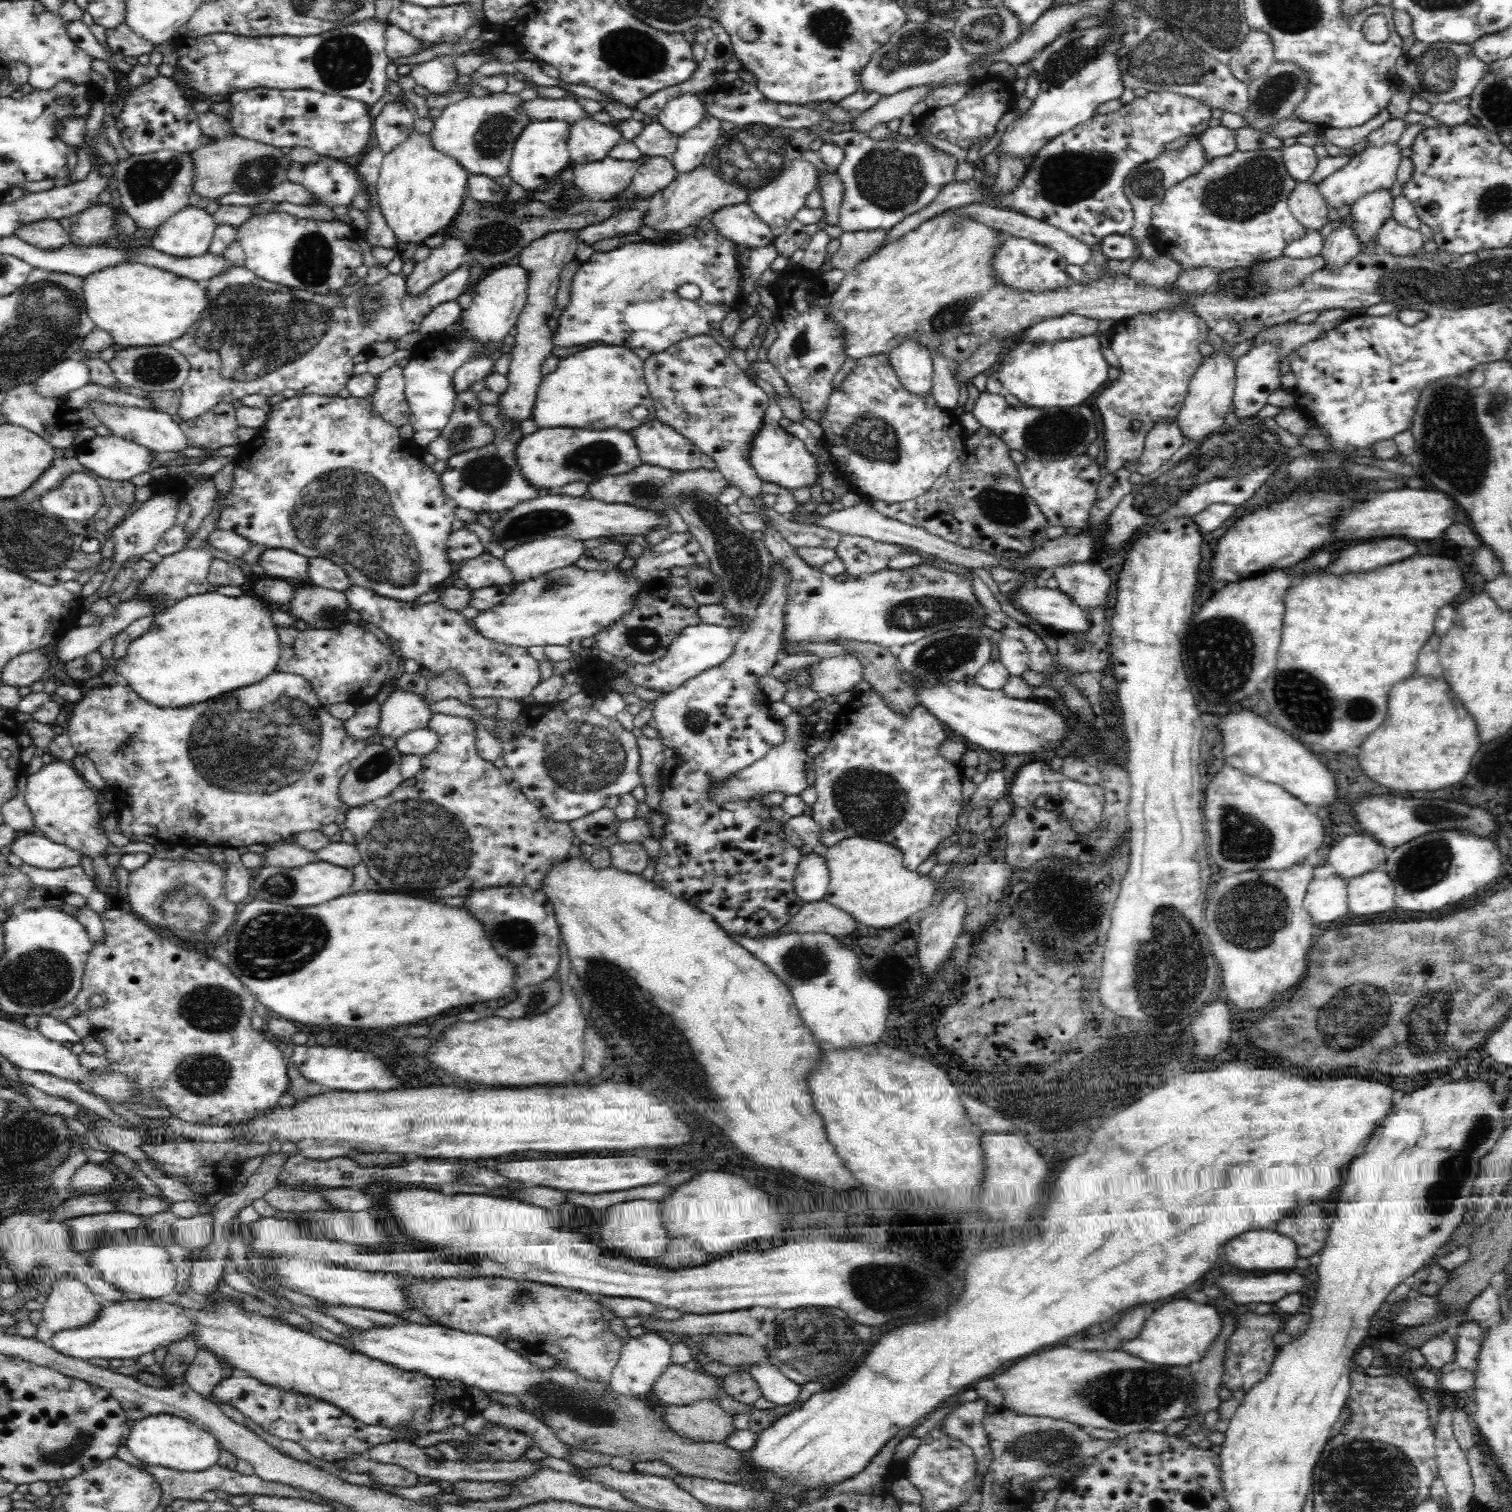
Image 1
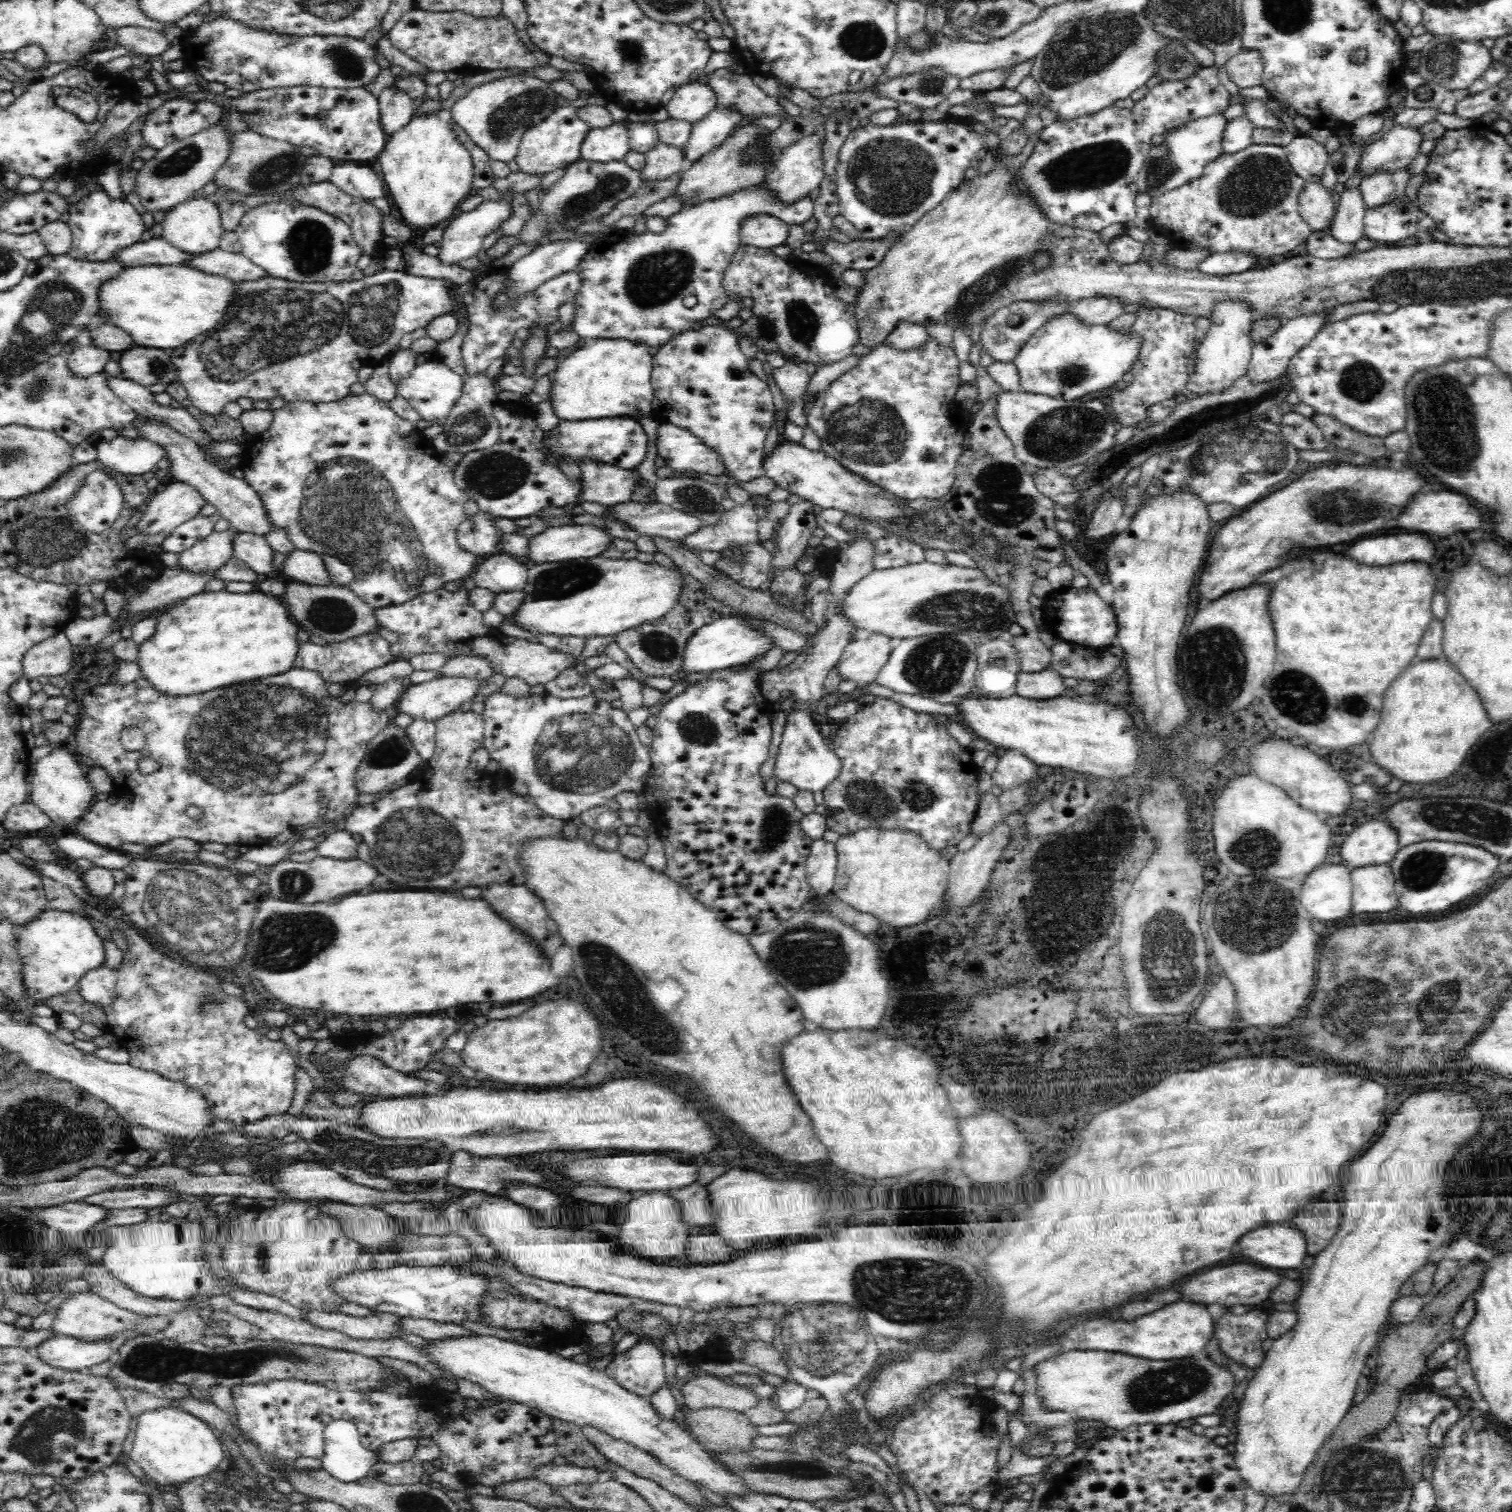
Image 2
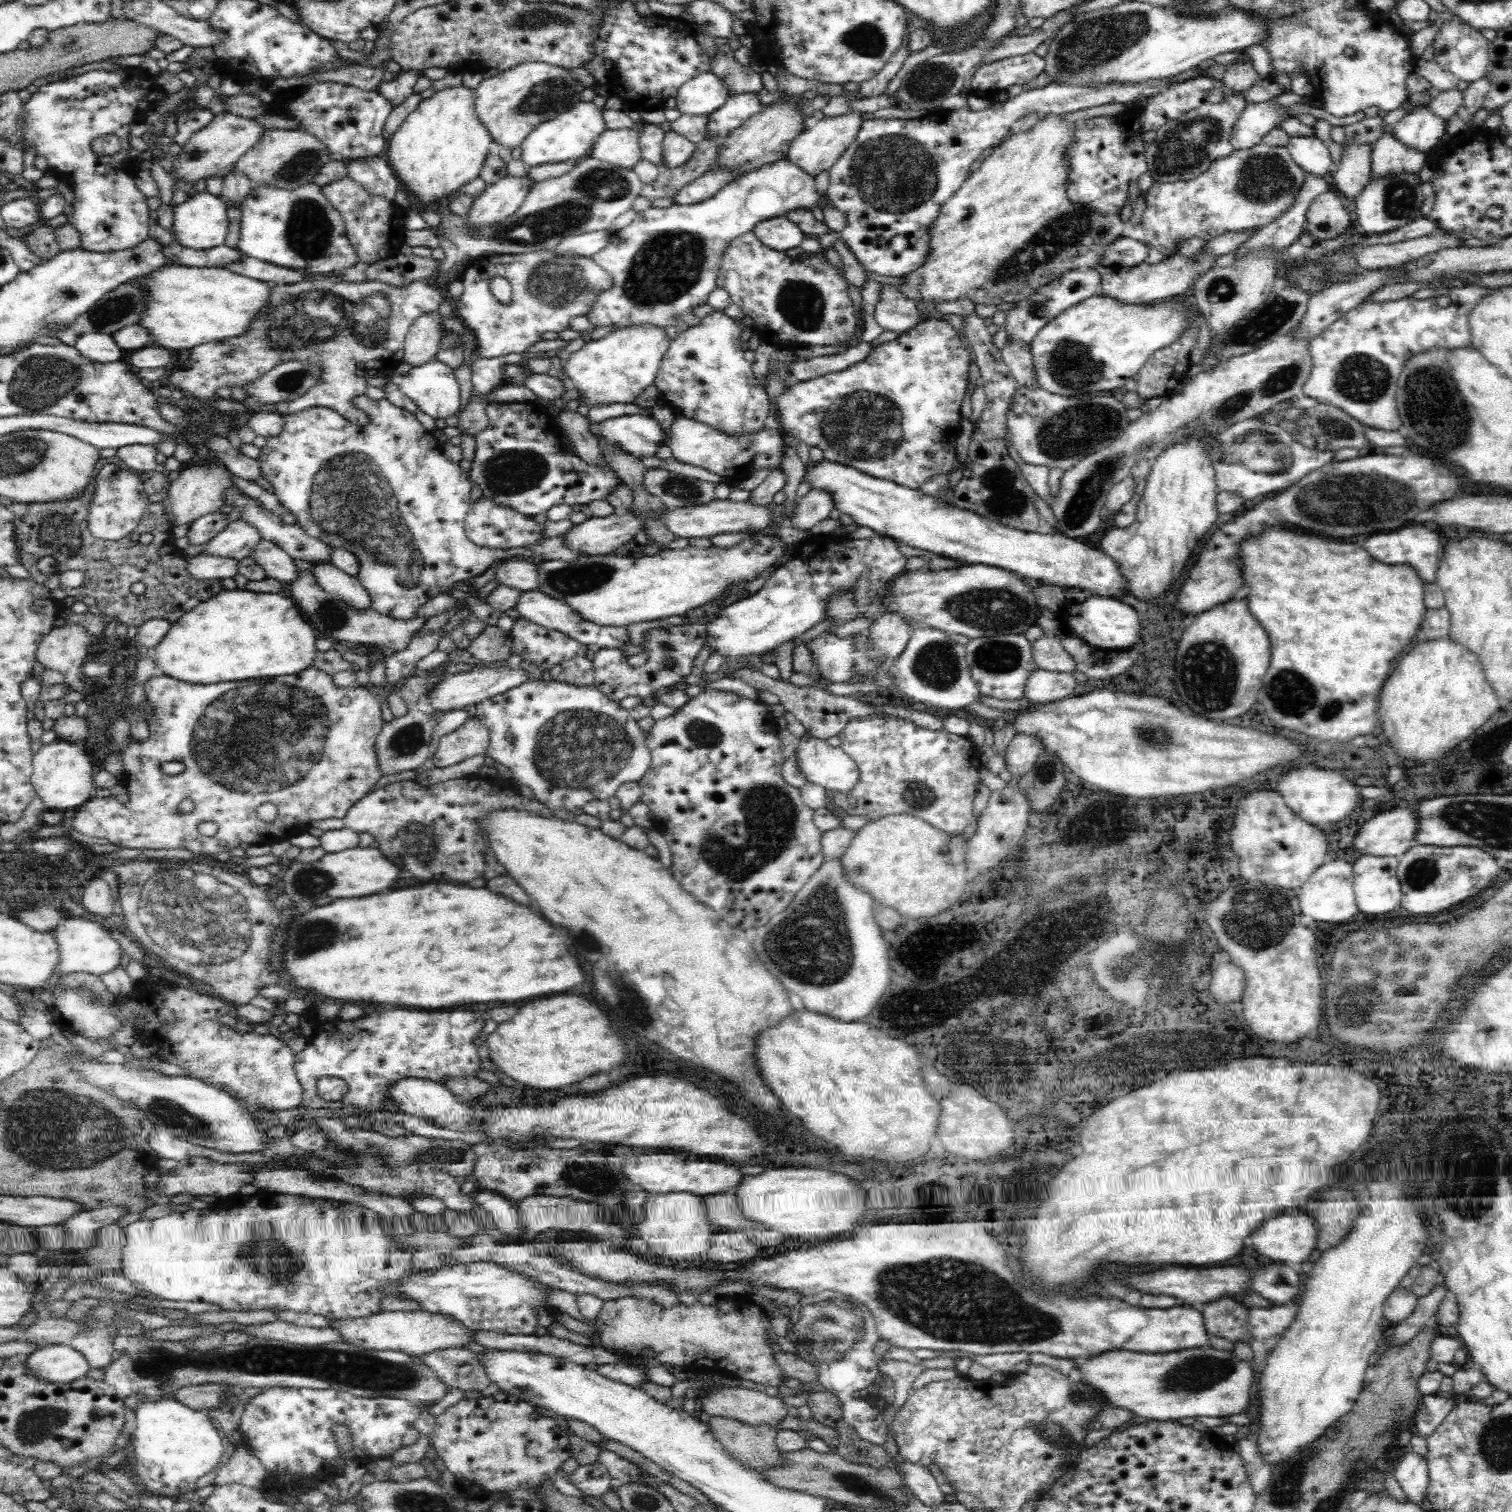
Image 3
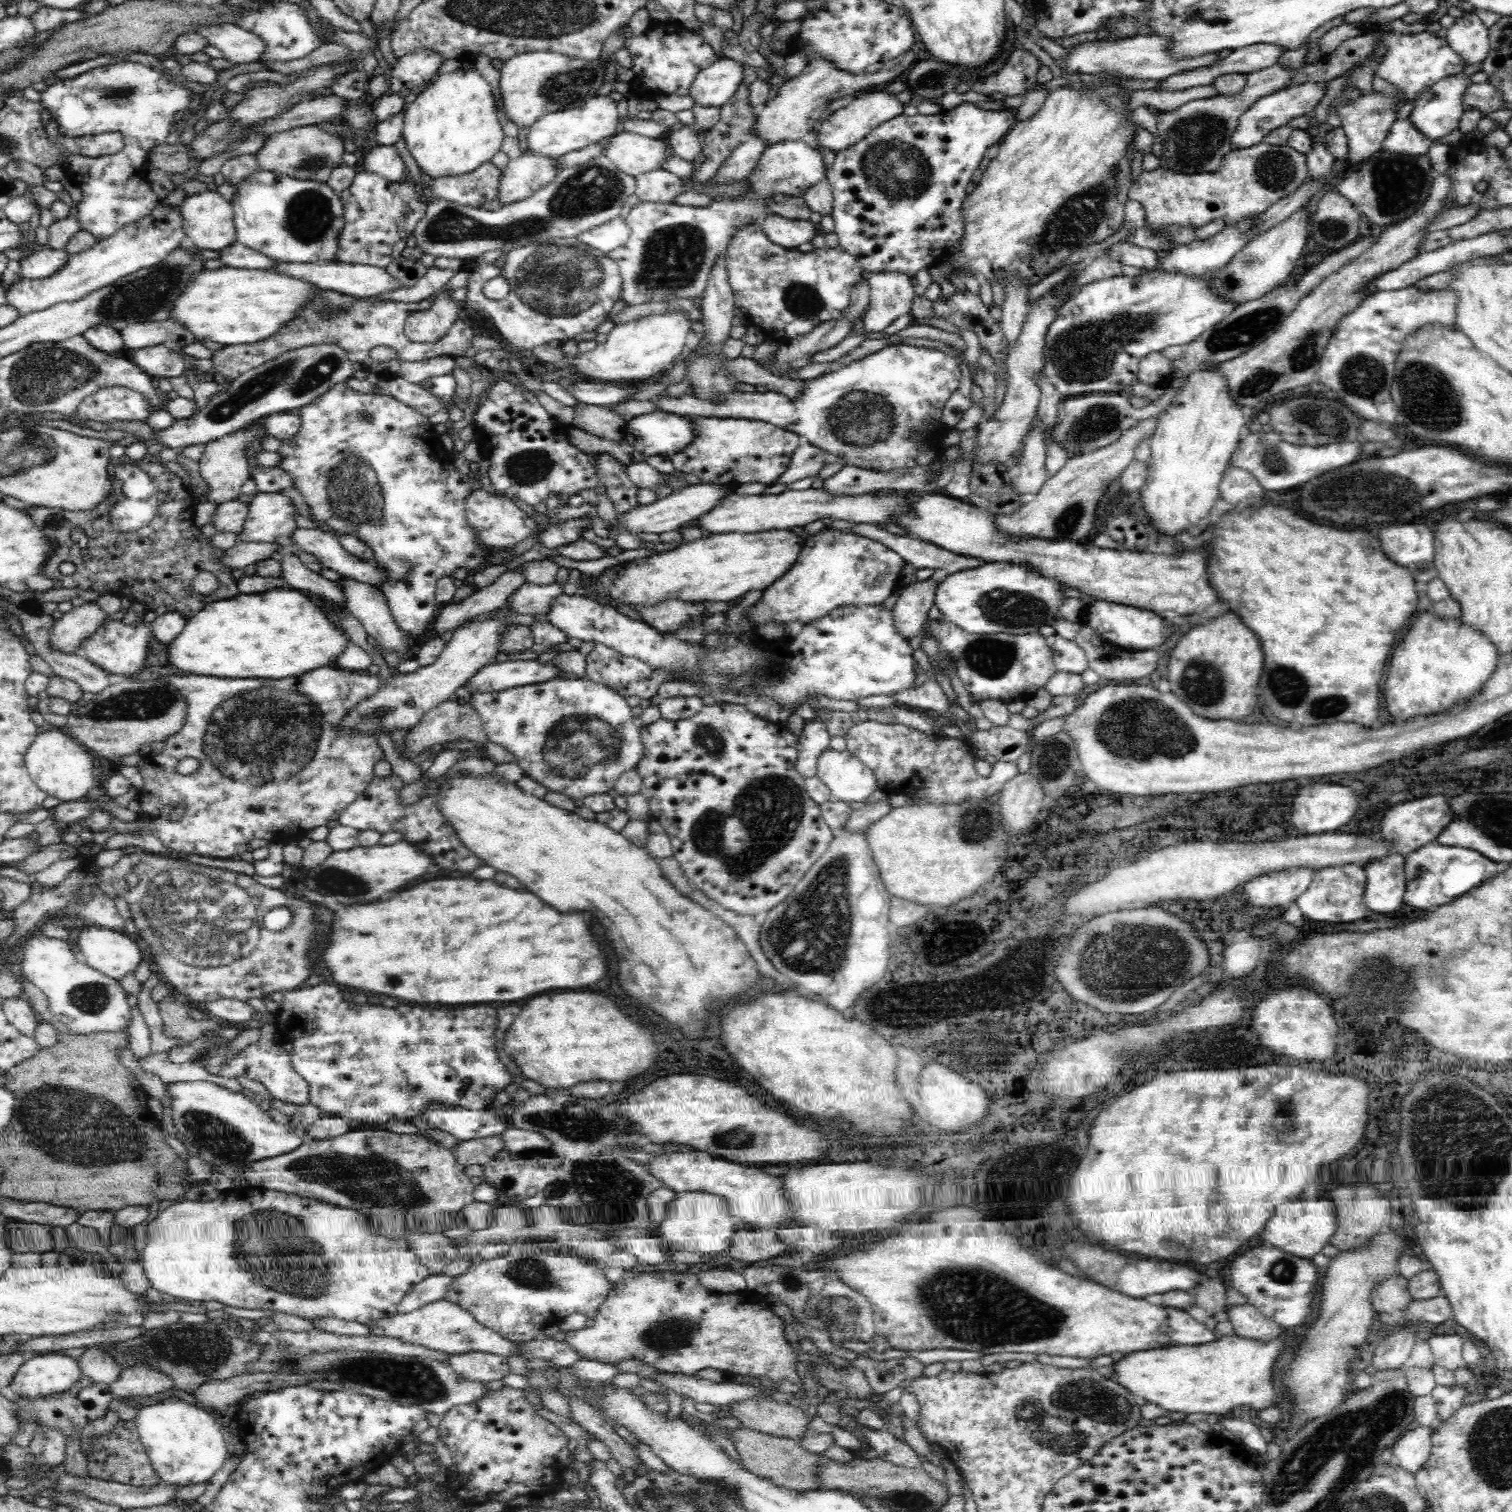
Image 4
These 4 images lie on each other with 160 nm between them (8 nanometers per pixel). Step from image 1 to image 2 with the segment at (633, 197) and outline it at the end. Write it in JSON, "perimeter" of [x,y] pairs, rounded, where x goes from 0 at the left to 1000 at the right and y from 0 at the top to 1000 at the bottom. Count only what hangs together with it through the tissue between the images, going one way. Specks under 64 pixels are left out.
{"perimeter":[[[435,95],[431,99],[425,101],[426,111],[423,114],[424,121],[442,119],[446,115],[450,114],[454,110],[452,101],[446,97]]]}

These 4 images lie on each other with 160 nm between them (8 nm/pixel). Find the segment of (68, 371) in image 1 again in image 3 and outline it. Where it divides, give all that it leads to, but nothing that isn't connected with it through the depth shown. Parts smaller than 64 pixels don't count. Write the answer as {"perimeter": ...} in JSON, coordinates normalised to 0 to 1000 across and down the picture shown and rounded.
{"perimeter":[[[65,220],[55,221],[48,228],[56,237],[62,240],[78,239],[82,233],[74,224],[74,222]]]}

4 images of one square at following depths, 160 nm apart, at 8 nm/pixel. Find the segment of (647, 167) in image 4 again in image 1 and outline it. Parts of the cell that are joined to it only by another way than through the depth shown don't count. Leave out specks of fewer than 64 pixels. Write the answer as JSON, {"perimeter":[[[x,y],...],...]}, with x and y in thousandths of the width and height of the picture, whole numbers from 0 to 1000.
{"perimeter":[[[386,77],[378,81],[376,85],[375,99],[378,108],[386,109],[398,106],[410,92],[410,87]]]}

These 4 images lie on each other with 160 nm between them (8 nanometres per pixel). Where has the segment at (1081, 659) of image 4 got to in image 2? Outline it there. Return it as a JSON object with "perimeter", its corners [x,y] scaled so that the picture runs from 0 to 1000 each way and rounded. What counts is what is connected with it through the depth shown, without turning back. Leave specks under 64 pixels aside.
{"perimeter":[[[679,419],[669,421],[669,427],[674,435],[675,445],[683,446],[693,442],[696,436],[695,430],[690,428],[687,421]]]}

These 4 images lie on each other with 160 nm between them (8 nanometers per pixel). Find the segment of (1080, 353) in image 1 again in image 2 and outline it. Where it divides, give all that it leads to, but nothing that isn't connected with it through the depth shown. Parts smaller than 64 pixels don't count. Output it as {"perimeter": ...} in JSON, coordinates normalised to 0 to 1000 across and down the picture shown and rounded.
{"perimeter":[[[703,207],[685,218],[684,221],[677,226],[677,229],[675,230],[673,234],[669,237],[669,240],[672,242],[674,249],[674,259],[710,265],[721,261],[721,259],[733,258],[733,255],[739,253],[742,248],[748,244],[753,234],[753,230],[753,222],[738,221],[738,220],[734,220],[731,216],[716,214],[710,208]]]}

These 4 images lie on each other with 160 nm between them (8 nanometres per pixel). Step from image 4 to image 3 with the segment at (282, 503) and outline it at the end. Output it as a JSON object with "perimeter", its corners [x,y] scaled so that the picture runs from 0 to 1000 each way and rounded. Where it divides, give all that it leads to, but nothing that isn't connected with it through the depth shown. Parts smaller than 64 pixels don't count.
{"perimeter":[[[158,343],[155,345],[151,346],[142,356],[135,358],[132,366],[157,371],[164,368],[172,356],[171,351]]]}

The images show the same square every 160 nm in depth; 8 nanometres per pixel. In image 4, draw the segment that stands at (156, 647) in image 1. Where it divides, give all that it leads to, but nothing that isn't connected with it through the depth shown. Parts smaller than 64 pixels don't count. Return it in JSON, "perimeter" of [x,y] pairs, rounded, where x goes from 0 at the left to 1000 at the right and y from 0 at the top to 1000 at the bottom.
{"perimeter":[[[180,390],[136,399],[123,410],[120,418],[110,427],[111,438],[122,445],[146,448],[190,448],[219,440],[231,421],[217,410],[201,392]]]}

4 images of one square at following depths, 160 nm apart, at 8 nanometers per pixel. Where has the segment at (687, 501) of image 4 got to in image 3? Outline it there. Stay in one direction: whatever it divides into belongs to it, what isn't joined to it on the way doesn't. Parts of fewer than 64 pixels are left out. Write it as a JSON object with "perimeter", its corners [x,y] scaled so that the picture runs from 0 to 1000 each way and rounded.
{"perimeter":[[[418,338],[413,341],[401,343],[390,341],[385,346],[370,353],[373,361],[377,362],[382,368],[402,367],[419,356],[425,351],[425,345]]]}

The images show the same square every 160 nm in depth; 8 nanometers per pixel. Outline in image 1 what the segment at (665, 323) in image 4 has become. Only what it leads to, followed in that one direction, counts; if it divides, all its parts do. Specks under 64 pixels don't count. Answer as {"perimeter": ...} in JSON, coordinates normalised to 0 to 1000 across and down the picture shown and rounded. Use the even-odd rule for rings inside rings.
{"perimeter":[[[402,228],[388,229],[386,232],[372,237],[368,245],[358,249],[351,277],[355,282],[355,284],[367,284],[368,282],[383,282],[386,284],[409,283],[416,286],[421,282],[434,278],[435,272],[427,253],[425,238],[415,229],[403,229]],[[421,269],[426,269],[429,271],[428,276],[423,277],[419,276],[418,271]]]}

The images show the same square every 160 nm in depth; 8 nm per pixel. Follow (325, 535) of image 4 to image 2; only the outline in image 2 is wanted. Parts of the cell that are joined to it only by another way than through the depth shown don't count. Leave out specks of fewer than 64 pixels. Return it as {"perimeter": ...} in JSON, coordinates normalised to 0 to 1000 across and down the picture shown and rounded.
{"perimeter":[[[93,274],[92,276],[94,278],[87,282],[92,286],[91,290],[98,291],[107,296],[110,299],[109,303],[113,306],[113,313],[116,318],[129,322],[136,332],[138,332],[144,336],[143,341],[151,344],[152,350],[165,352],[171,354],[175,354],[179,352],[180,347],[175,339],[173,331],[172,331],[171,326],[161,317],[153,315],[151,314],[149,311],[138,306],[135,302],[134,296],[130,294],[130,292],[119,287],[118,284],[115,284],[108,279],[104,279],[98,275],[93,275]]]}

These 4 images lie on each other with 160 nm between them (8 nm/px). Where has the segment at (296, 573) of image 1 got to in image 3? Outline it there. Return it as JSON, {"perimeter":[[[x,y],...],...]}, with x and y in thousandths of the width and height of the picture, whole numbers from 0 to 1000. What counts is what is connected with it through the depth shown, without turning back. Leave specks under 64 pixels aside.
{"perimeter":[[[206,370],[205,372],[204,378],[214,392],[227,397],[233,403],[239,403],[245,401],[245,395],[235,382],[227,379],[215,370]]]}

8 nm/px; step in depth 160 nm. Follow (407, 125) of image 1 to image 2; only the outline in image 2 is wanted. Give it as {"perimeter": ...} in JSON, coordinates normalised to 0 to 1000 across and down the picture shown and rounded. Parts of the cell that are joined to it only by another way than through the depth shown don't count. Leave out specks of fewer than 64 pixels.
{"perimeter":[[[262,56],[253,59],[249,68],[251,83],[255,88],[255,91],[258,91],[262,87],[269,83],[274,73],[271,63],[263,59]]]}

